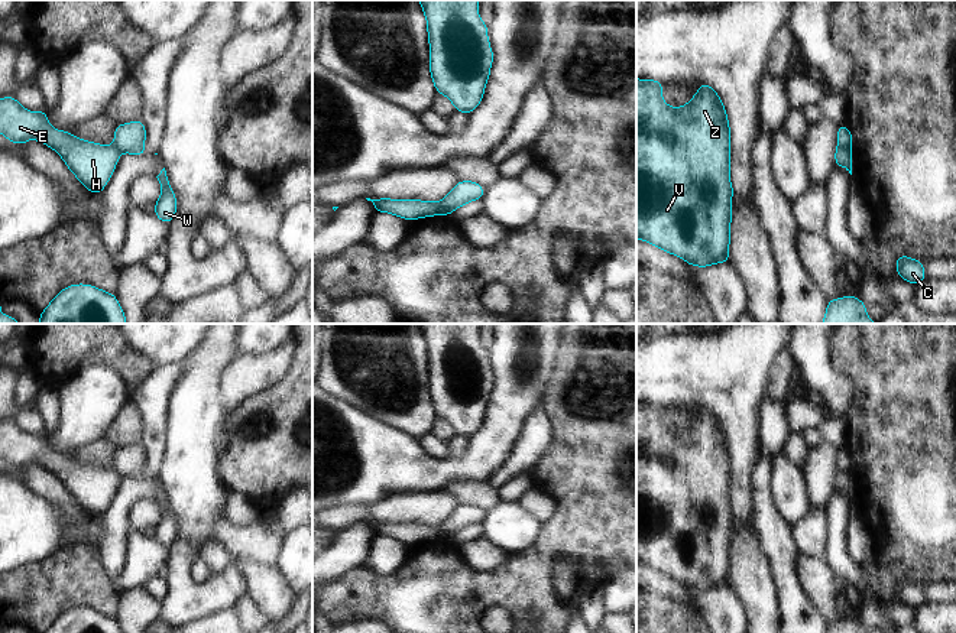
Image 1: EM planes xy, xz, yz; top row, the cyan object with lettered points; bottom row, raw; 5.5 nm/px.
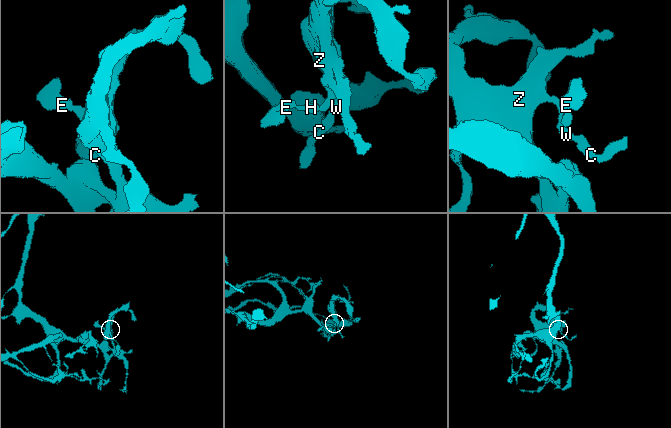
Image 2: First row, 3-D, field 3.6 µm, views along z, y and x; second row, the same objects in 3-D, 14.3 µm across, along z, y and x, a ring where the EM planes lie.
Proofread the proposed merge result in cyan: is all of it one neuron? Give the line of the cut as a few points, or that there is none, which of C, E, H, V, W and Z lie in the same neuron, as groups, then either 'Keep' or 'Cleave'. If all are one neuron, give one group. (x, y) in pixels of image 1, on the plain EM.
Split along xz (440, 525), (437, 536). Groups: C V W Z / E H. Cleave.

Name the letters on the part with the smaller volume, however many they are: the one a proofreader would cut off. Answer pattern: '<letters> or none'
E, H

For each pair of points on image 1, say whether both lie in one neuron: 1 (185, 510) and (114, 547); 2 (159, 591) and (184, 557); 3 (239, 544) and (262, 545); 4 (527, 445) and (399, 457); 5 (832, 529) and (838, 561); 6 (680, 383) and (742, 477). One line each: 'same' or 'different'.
1: different
2: different
3: same
4: different
5: same
6: same

